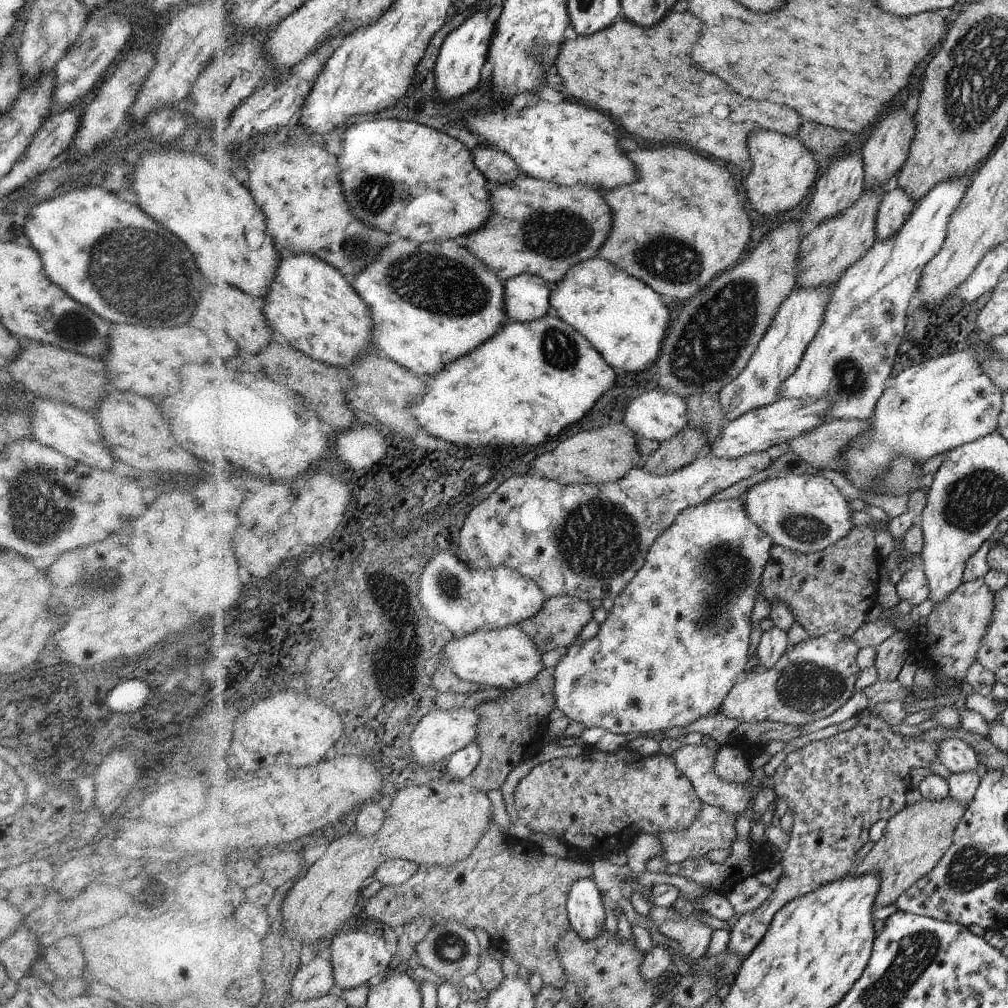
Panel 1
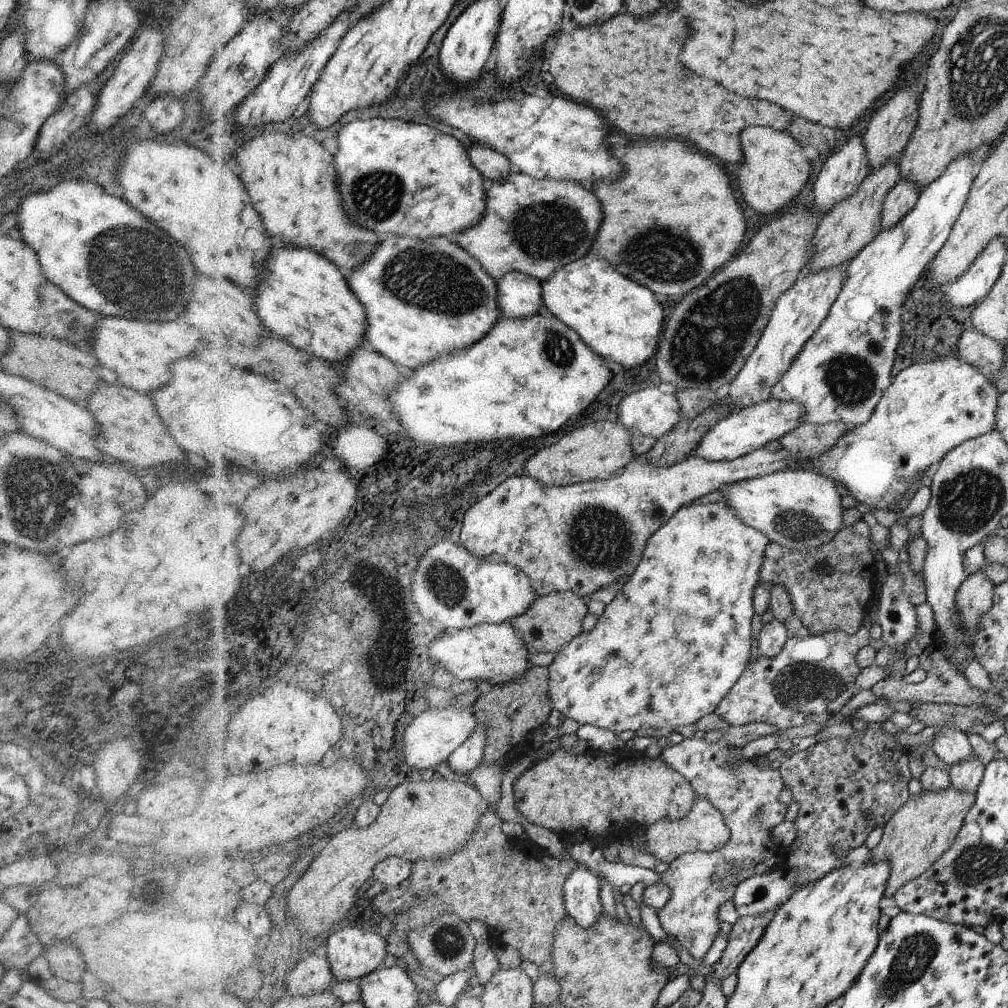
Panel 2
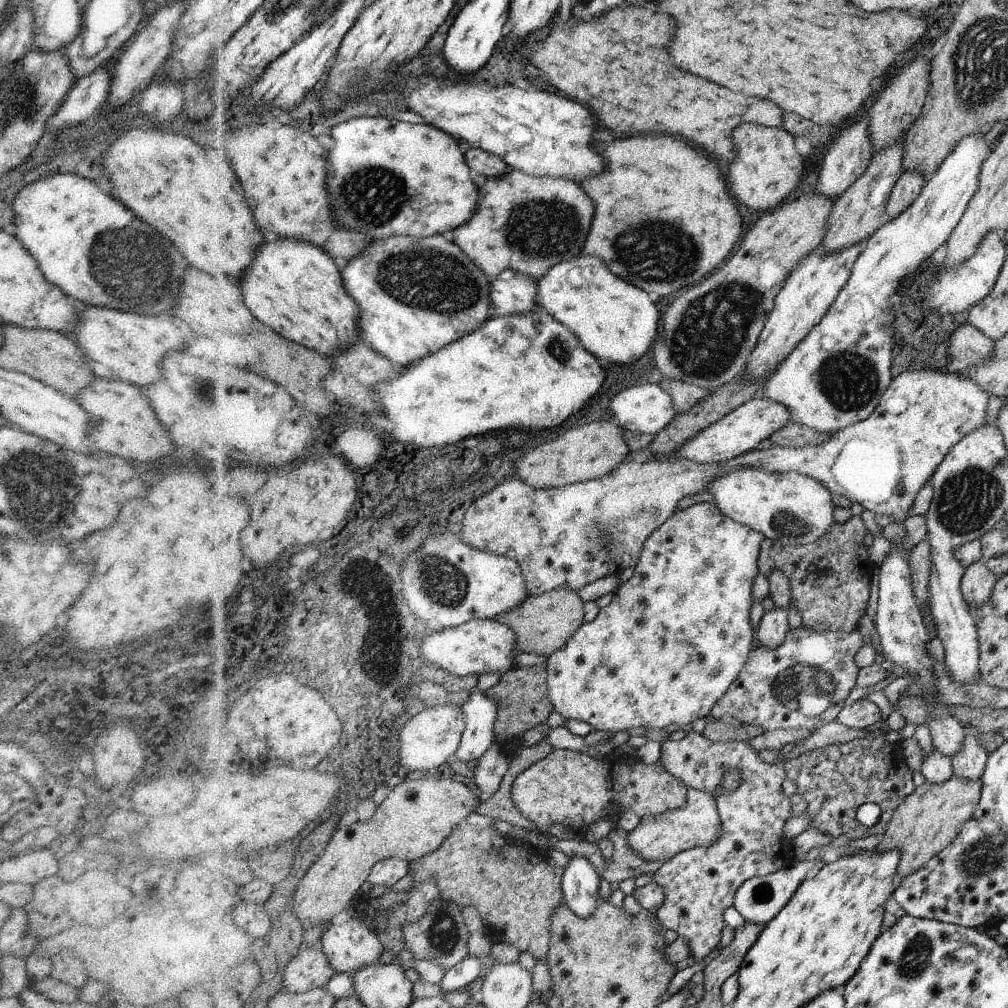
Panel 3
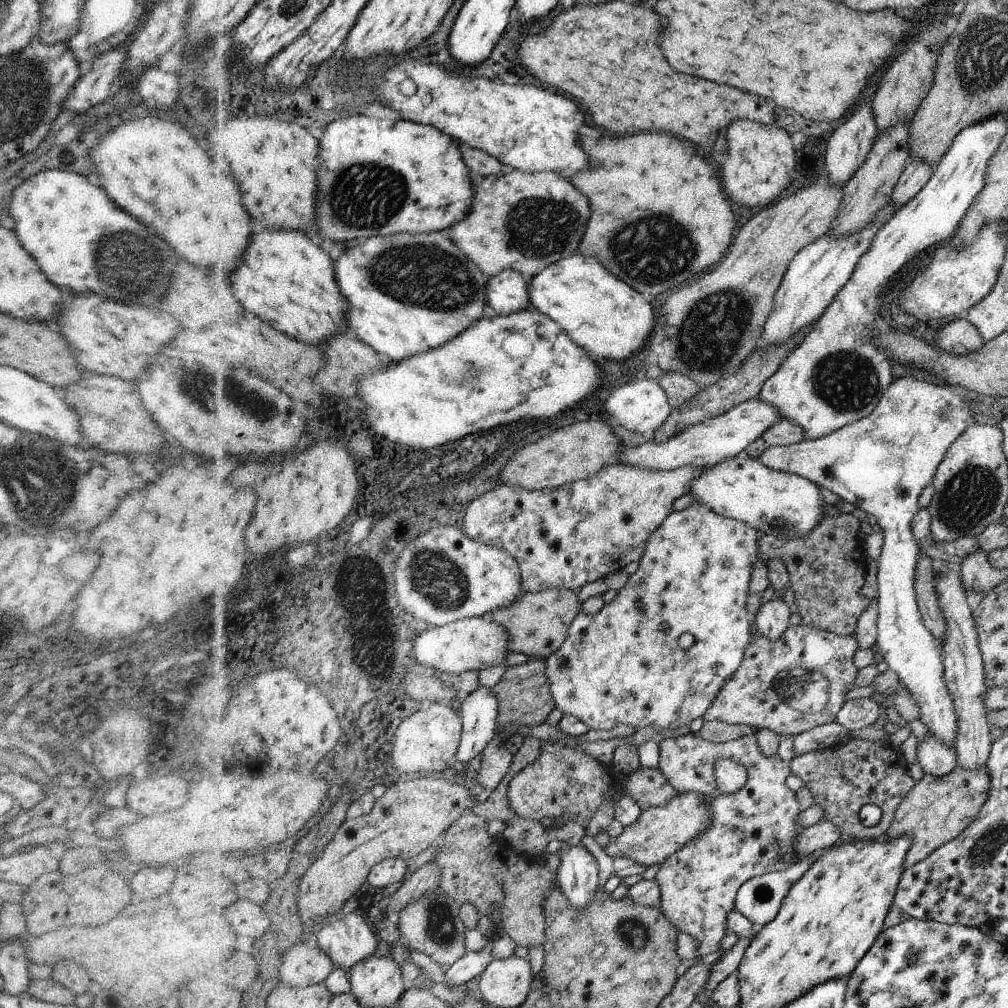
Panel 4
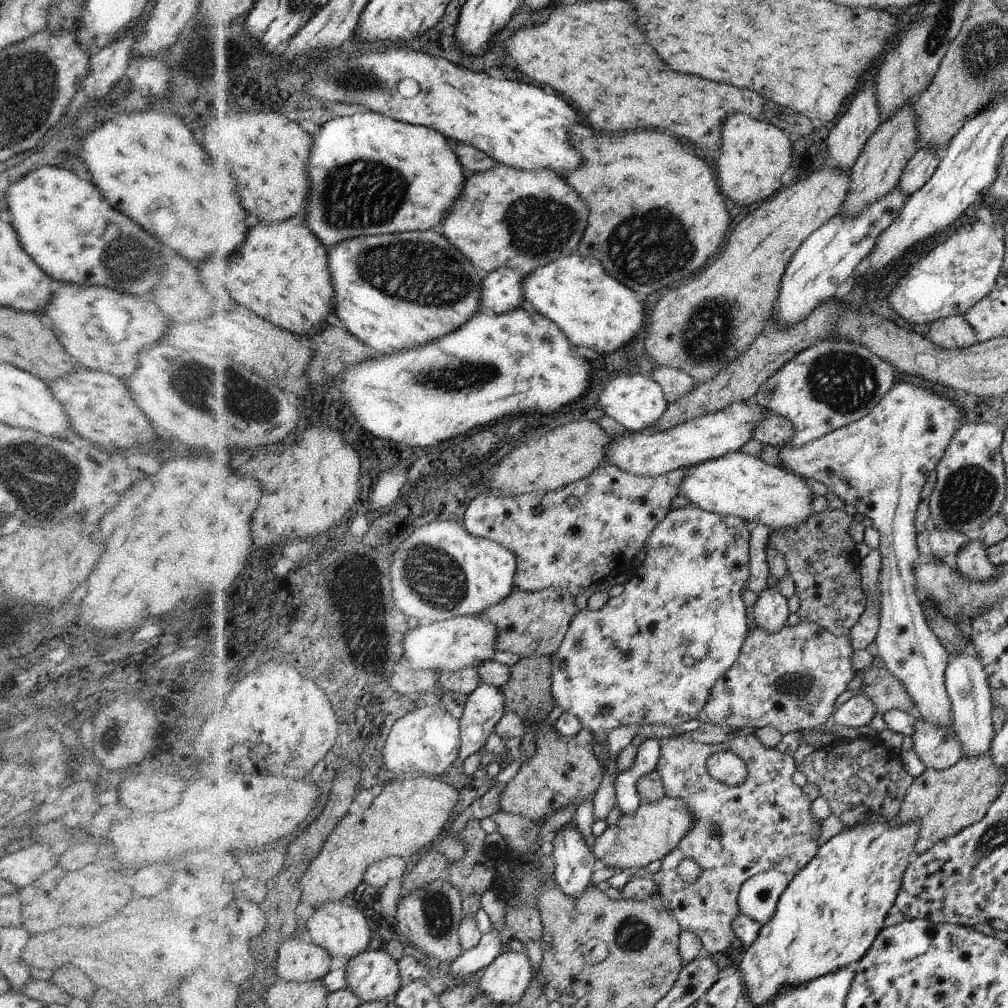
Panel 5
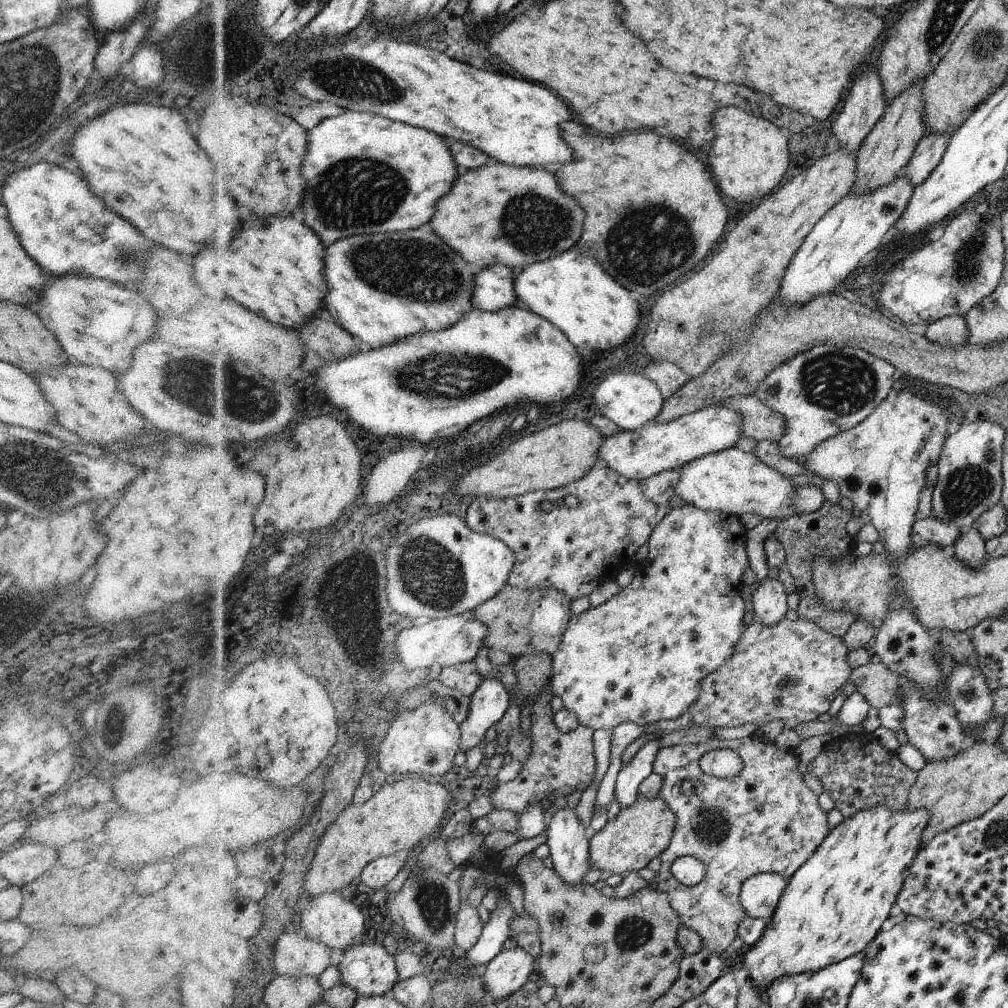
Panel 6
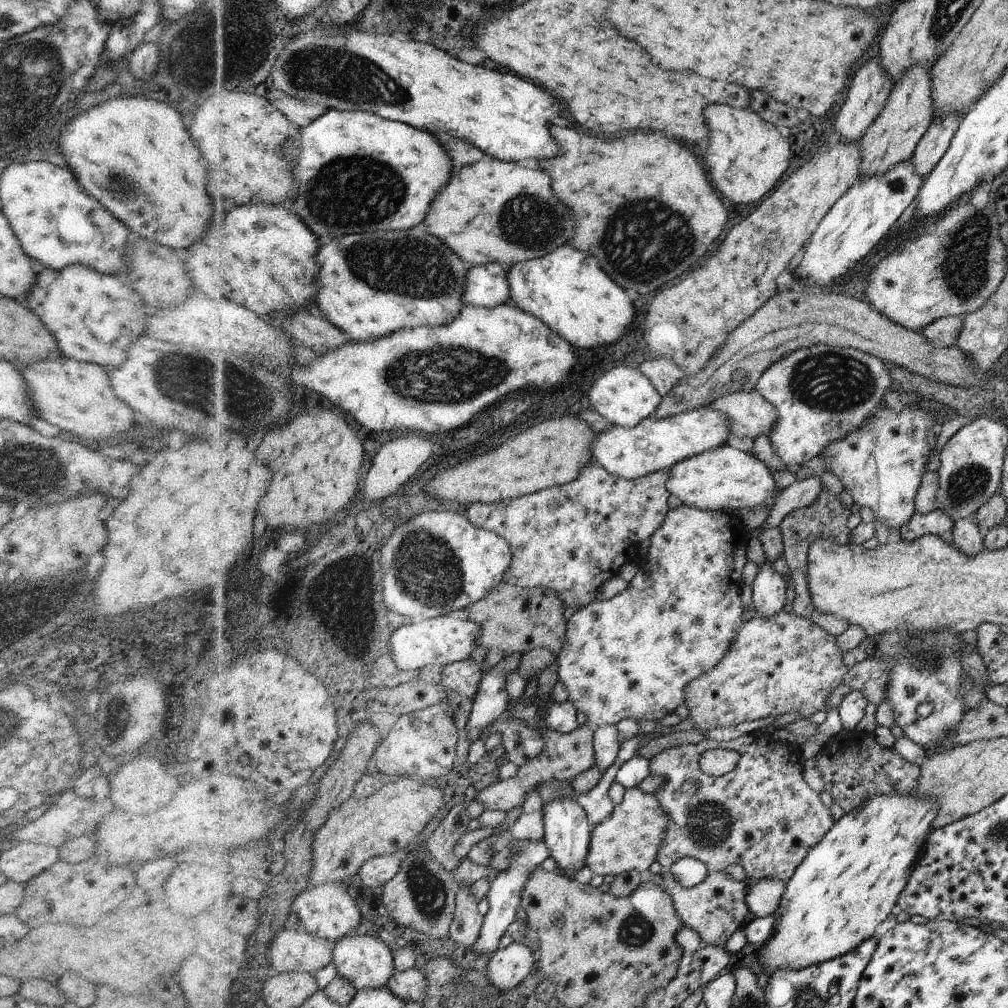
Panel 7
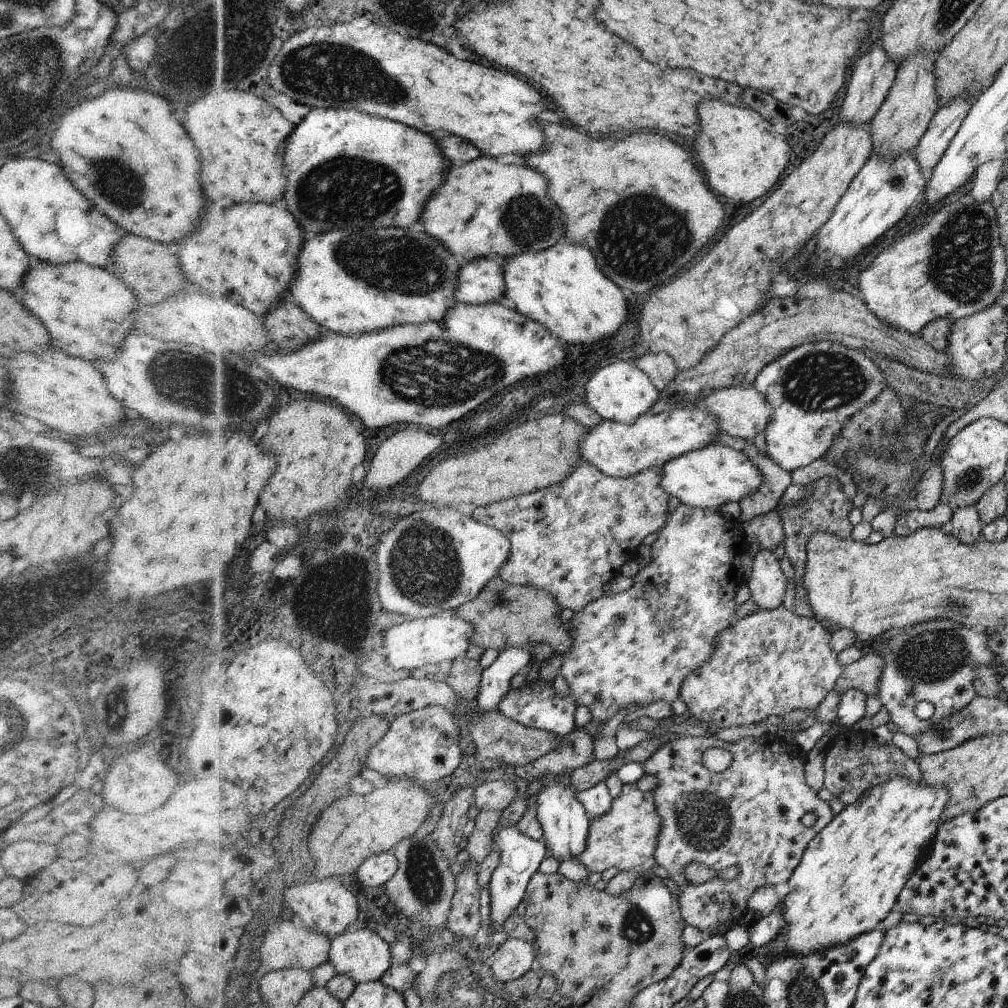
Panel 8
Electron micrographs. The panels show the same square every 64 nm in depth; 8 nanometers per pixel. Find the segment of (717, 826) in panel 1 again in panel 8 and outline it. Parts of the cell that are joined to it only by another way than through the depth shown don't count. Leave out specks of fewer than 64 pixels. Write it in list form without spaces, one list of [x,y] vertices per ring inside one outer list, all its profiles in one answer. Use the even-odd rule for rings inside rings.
[[[623,784],[623,794],[612,799],[610,810],[594,818],[586,850],[577,859],[590,873],[602,874],[612,867],[619,872],[645,871],[655,865],[654,853],[657,850],[661,828],[662,818],[657,812],[653,791],[642,791],[636,784]]]

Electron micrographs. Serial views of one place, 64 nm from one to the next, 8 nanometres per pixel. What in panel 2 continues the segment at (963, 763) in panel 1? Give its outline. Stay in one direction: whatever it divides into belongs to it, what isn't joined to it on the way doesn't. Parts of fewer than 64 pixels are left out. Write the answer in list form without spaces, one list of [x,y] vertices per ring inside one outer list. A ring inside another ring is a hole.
[[[943,724],[934,736],[932,746],[936,756],[950,766],[958,766],[960,762],[966,762],[970,756],[974,756],[972,745],[968,742],[968,735],[958,728],[952,728]]]

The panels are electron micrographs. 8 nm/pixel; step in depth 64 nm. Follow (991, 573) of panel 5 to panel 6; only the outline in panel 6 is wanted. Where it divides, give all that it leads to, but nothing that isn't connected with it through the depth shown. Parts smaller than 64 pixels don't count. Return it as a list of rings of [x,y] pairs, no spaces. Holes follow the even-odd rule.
[[[974,526],[967,531],[960,530],[959,538],[953,544],[955,556],[968,567],[981,569],[988,556],[985,542]]]

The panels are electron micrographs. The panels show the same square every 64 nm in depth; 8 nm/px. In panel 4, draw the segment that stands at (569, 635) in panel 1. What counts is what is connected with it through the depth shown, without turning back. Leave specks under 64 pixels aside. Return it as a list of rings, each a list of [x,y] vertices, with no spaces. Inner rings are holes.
[[[553,588],[537,593],[523,592],[513,605],[491,614],[491,618],[509,631],[509,651],[526,654],[529,658],[546,660],[565,644],[573,621],[582,612],[584,604],[578,600],[577,592],[565,588]]]

